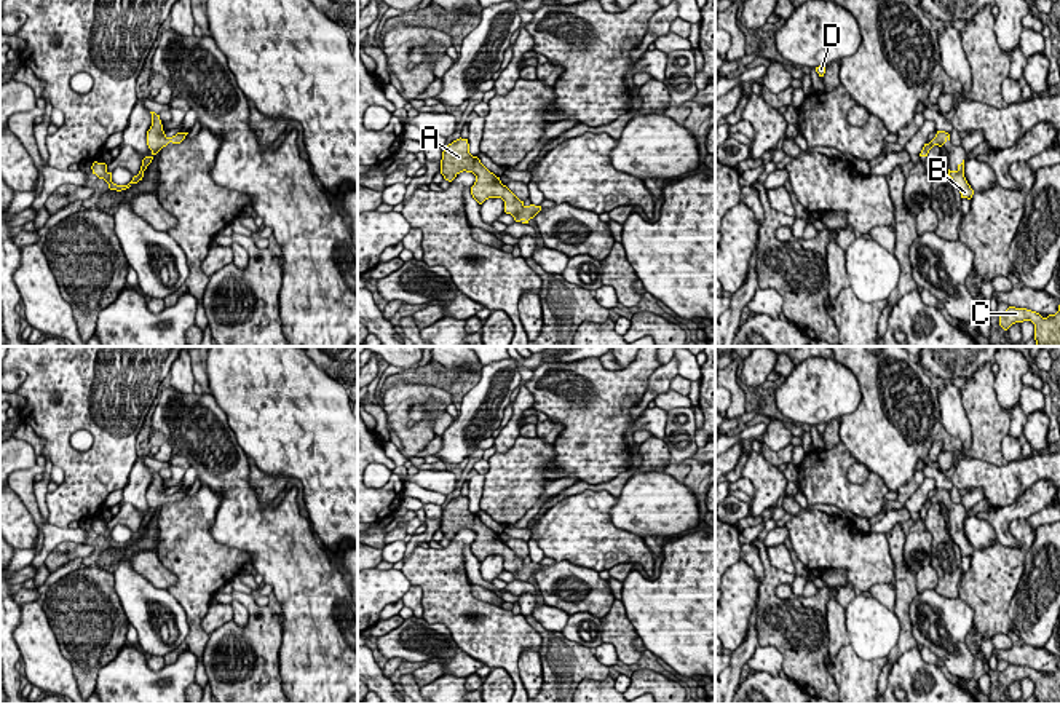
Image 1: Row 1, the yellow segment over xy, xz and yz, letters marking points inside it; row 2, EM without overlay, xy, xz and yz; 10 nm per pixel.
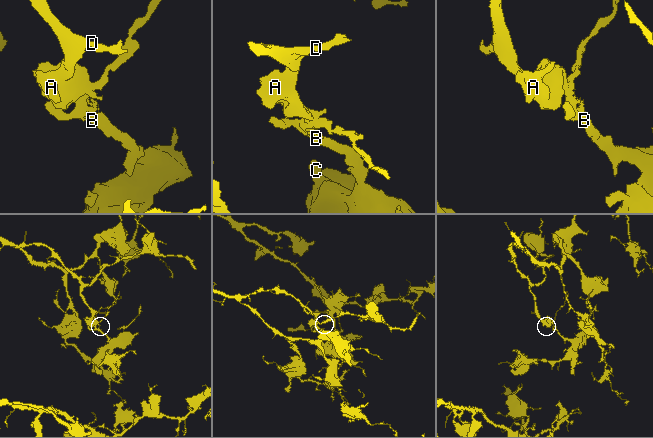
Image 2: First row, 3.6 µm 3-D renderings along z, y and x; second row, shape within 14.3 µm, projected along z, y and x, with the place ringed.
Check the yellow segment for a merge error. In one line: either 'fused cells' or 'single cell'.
single cell

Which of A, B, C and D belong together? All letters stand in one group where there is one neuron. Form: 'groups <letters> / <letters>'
groups A B C D

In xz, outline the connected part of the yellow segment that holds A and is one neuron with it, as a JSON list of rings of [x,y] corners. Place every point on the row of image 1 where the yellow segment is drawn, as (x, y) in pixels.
[[[460,137],[442,152],[441,174],[445,180],[452,182],[463,171],[476,176],[471,195],[479,204],[488,198],[501,198],[504,201],[504,212],[522,223],[528,223],[541,211],[541,206],[525,206],[524,201],[501,184],[500,177],[490,172],[477,156],[469,153],[468,139]]]

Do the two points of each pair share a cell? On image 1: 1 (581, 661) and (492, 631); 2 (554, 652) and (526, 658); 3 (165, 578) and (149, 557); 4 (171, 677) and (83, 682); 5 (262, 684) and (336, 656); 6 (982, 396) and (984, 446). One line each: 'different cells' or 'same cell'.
1: different cells
2: different cells
3: same cell
4: different cells
5: different cells
6: same cell

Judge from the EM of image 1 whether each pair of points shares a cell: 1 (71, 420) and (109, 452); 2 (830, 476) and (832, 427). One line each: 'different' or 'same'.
1: same
2: different

